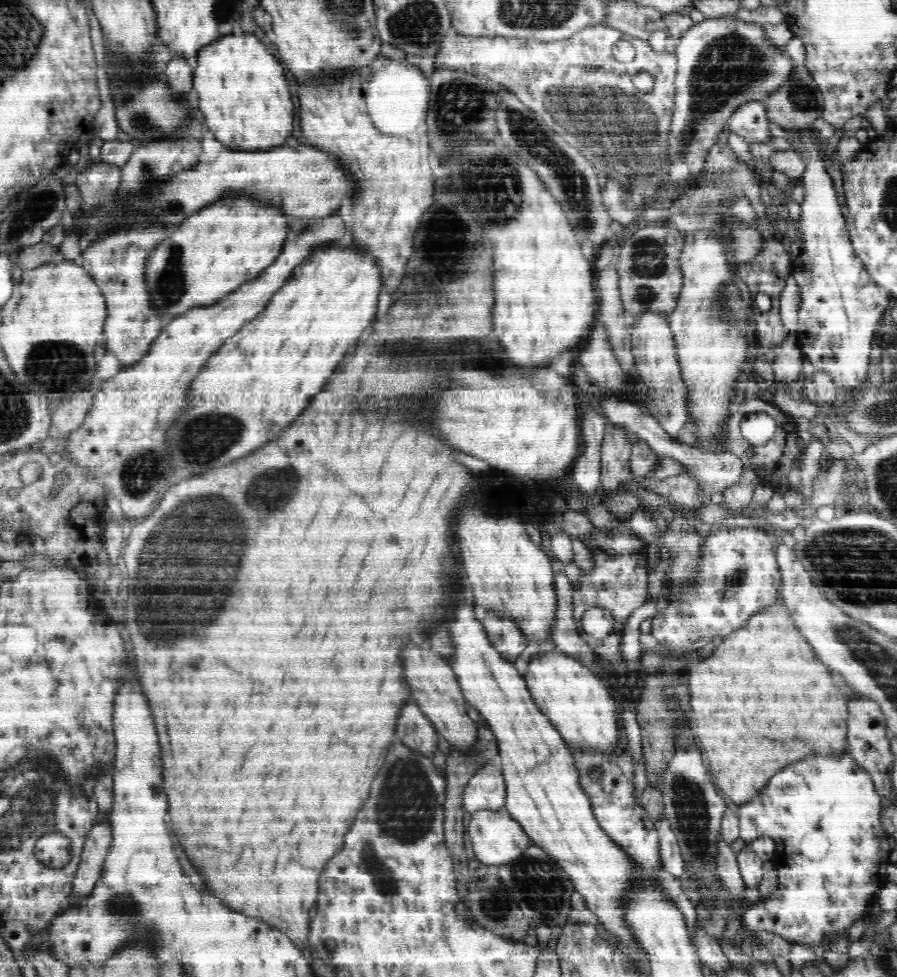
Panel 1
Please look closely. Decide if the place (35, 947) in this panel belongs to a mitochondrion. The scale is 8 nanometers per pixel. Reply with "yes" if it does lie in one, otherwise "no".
no

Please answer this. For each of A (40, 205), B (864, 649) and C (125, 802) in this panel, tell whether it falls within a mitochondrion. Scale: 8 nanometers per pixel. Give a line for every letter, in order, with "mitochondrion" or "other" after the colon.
A: mitochondrion
B: mitochondrion
C: other

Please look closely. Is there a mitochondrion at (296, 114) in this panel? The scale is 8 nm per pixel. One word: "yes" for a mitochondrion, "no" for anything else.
no

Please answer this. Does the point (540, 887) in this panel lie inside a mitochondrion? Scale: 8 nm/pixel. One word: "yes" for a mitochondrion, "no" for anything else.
yes

